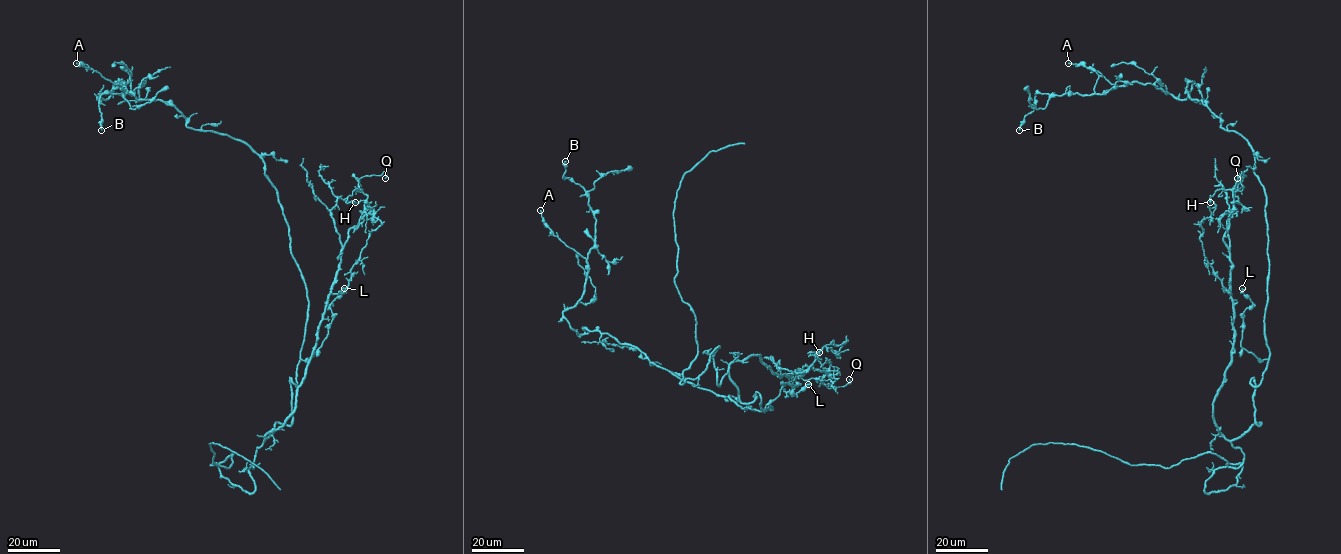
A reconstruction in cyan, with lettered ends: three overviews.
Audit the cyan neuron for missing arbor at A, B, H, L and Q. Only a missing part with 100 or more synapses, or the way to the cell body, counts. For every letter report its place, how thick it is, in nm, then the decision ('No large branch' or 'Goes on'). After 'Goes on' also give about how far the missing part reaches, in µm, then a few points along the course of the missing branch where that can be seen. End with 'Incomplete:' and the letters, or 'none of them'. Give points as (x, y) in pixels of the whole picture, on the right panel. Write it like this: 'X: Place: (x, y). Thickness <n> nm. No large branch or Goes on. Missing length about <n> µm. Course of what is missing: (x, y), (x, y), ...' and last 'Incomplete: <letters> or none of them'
A: Place: (1068, 63). Thickness 200 nm. No large branch
B: Place: (1019, 130). Thickness 180 nm. No large branch
H: Place: (1210, 202). Thickness 110 nm. No large branch
L: Place: (1242, 288). Thickness 100 nm. No large branch
Q: Place: (1237, 178). Thickness 130 nm. No large branch
Incomplete: none of them

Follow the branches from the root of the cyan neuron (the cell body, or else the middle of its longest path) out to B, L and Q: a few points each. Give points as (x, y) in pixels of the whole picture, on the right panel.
B: (1266, 339), (1254, 151), (1191, 100), (1192, 82), (1185, 100), (1137, 82), (1037, 93), (1019, 130)
L: (1266, 339), (1269, 357), (1262, 360), (1241, 346), (1243, 312), (1252, 306), (1242, 288)
Q: (1266, 339), (1266, 370), (1250, 381), (1261, 423), (1228, 440), (1213, 401), (1234, 340), (1223, 238), (1237, 178)

